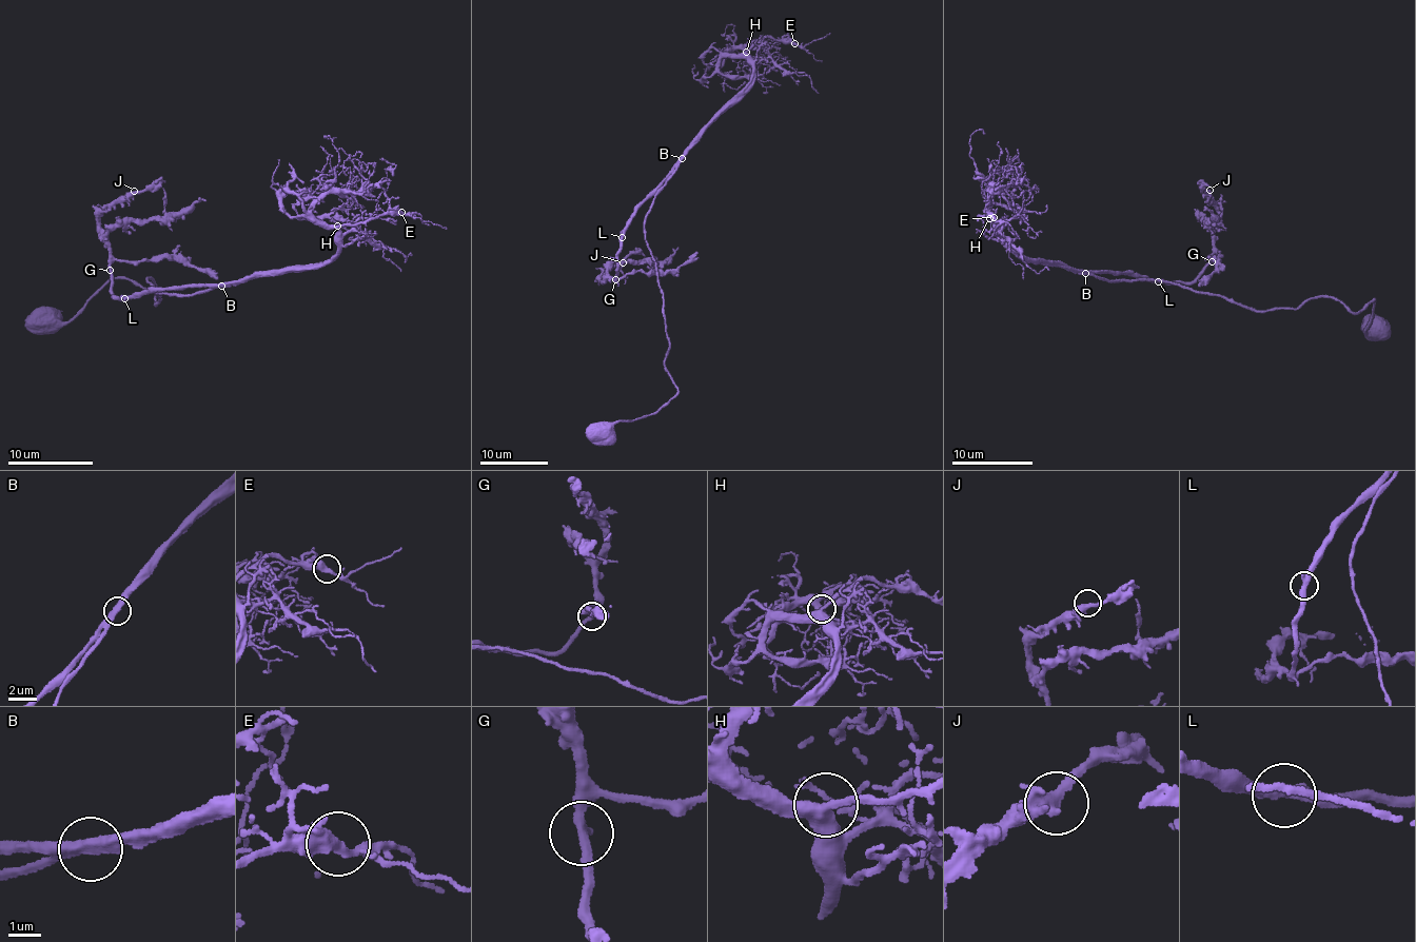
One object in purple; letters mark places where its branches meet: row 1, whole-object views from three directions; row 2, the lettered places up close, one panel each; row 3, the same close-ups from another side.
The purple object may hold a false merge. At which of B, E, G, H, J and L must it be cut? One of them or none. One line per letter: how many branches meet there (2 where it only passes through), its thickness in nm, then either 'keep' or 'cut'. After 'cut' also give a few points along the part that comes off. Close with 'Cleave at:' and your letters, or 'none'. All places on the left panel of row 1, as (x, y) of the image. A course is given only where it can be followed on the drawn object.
B: 2 branches meet; 400 nm thick; keep
E: 2 branches meet; 440 nm thick; keep
G: 2 branches meet; 320 nm thick; keep
H: 3 branches meet; 360 nm thick; keep
J: 2 branches meet; 420 nm thick; keep
L: 2 branches meet; 400 nm thick; keep
Cleave at: none

